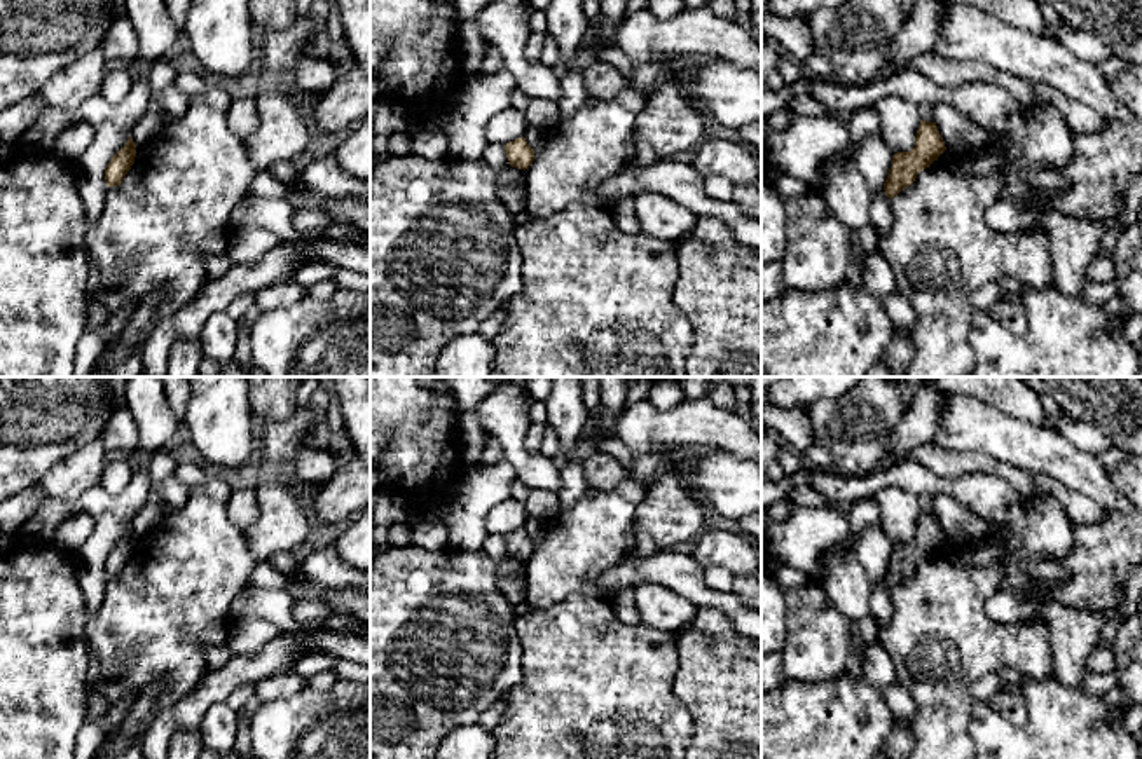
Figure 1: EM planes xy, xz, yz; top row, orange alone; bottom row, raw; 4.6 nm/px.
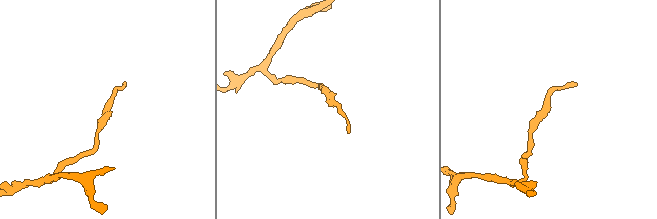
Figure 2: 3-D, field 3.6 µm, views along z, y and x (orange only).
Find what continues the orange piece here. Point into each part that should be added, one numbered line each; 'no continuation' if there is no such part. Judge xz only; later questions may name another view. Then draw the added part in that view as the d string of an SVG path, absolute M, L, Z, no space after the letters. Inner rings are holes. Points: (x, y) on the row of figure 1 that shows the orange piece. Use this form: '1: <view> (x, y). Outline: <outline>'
no continuation

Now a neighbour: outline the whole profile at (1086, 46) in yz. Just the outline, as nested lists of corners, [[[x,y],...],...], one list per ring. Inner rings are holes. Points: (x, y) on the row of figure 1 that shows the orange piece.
[[[1070,28],[1056,40],[1060,40],[1081,61],[1088,61],[1095,66],[1112,56],[1111,49],[1097,35],[1088,31]]]

